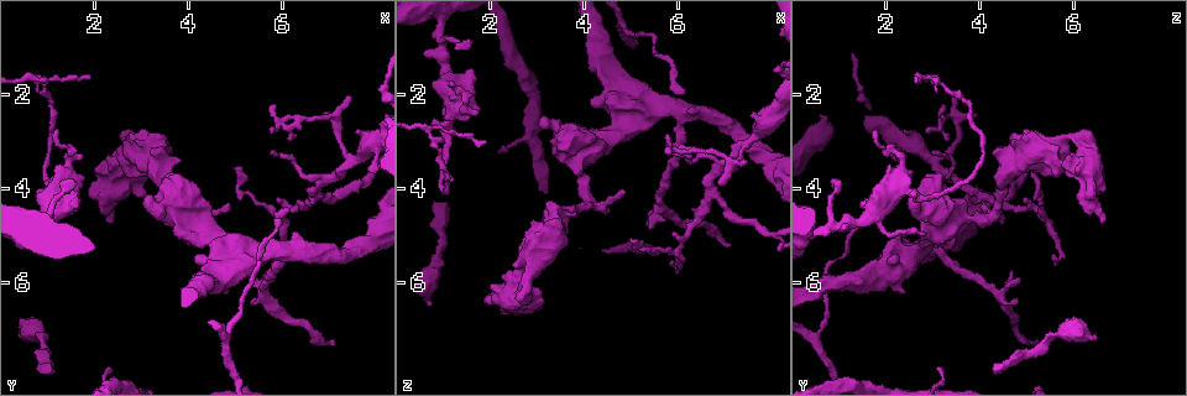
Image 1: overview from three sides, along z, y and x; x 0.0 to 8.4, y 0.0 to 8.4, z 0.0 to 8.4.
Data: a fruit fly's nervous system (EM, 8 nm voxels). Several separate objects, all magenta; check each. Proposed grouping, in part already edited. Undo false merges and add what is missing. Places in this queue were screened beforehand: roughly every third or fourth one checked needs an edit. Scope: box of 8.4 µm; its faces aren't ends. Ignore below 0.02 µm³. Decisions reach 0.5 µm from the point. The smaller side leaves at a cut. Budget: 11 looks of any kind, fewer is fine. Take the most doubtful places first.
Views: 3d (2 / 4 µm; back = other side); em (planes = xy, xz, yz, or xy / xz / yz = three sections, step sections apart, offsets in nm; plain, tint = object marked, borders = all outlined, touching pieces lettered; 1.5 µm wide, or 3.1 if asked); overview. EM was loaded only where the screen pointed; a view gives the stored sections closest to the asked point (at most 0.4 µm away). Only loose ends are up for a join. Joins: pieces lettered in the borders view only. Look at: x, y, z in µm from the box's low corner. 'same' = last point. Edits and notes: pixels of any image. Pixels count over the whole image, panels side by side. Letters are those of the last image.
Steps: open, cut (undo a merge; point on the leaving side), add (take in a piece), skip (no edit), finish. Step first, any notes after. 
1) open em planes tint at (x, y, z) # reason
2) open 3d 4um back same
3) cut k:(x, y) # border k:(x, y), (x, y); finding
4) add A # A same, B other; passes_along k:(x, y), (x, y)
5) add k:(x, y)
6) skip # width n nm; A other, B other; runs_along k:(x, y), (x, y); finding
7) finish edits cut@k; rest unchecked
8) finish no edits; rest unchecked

open 3d 4um at (0.85, 7.90, 4.25) # end of a long branch

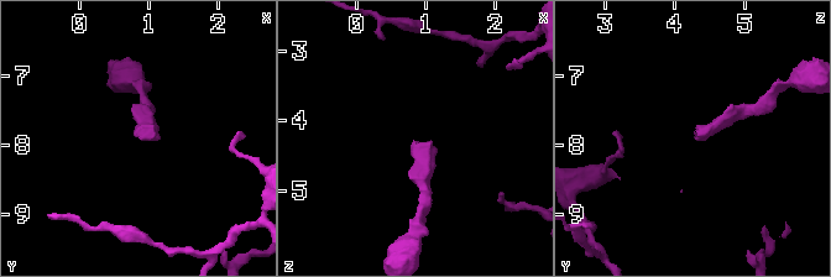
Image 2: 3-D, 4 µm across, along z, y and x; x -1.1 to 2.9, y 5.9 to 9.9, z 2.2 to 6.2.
open em planes borders at (0.85, 7.90, 4.30)

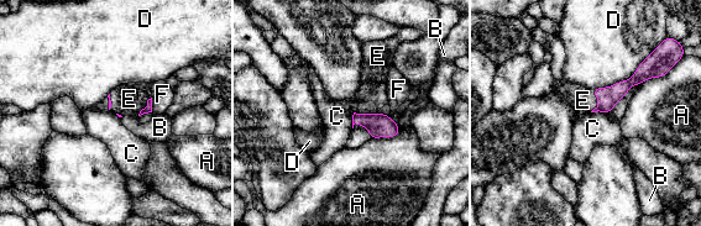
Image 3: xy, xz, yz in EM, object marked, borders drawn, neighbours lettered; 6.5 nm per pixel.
add E # longest_contact D 460 nm; A other, B other, C other, D other, E same, F other; passes_along 3:(378, 125), (366, 114), (372, 95); it goes on there

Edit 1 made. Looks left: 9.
open 3d 2um at (7.10, 7.25, 5.25) # an open end

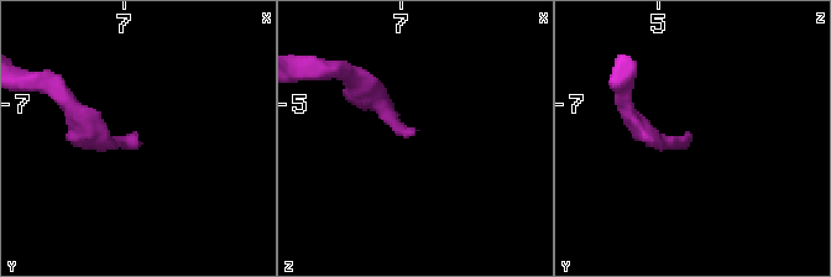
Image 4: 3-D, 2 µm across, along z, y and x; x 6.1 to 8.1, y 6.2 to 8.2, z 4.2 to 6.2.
open em planes plain at (7.08, 7.32, 5.20)

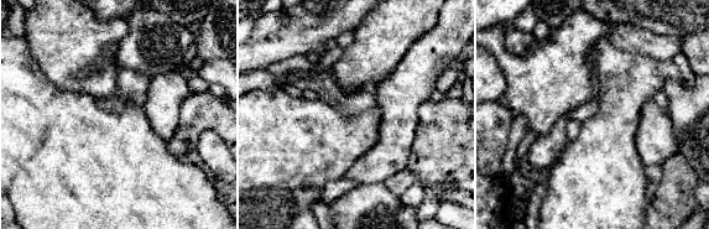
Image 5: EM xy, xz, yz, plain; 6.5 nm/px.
open em planes borders same

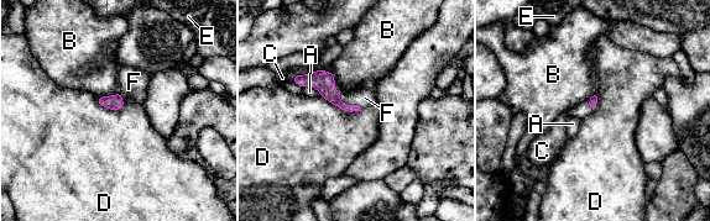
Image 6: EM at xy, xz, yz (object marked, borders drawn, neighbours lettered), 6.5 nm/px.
add F # A other, B other, C other, D other, E other, F same; passes_along 6:(323, 80), (340, 100), (365, 98); the cell continues

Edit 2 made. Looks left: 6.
open overview

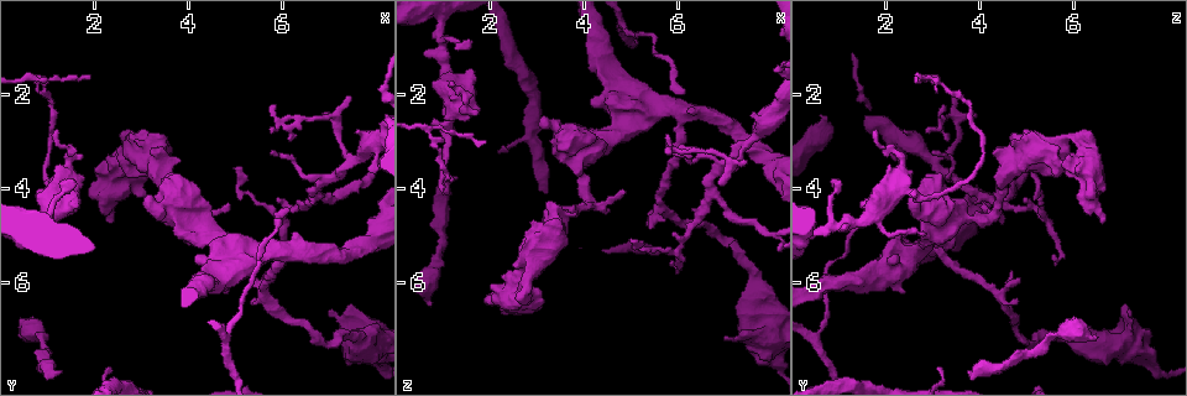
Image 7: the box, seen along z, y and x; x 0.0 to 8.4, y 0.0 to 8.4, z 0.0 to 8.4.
open 3d 2um at (1.55, 3.90, 0.85) # an open end

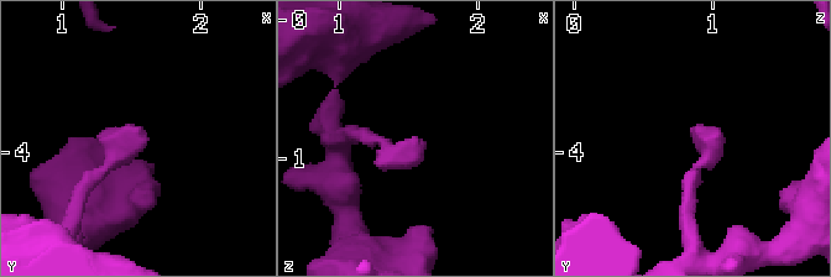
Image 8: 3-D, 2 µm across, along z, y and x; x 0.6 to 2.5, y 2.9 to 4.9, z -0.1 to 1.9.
open em yz step 4 tint at (1.56, 3.86, 0.82)

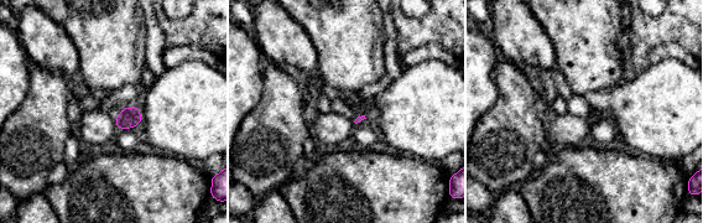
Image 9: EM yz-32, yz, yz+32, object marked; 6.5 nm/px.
open em planes borders same

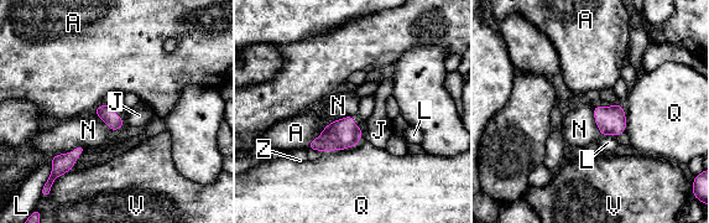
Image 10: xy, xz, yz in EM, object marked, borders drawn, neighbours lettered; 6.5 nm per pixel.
skip # A other, J other, L other, N other, Q other, V other, Z other; border 10:(87, 149), (76, 146), (51, 156); none of them fits

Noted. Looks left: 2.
finish edits add@3, add@6; rest unchecked

